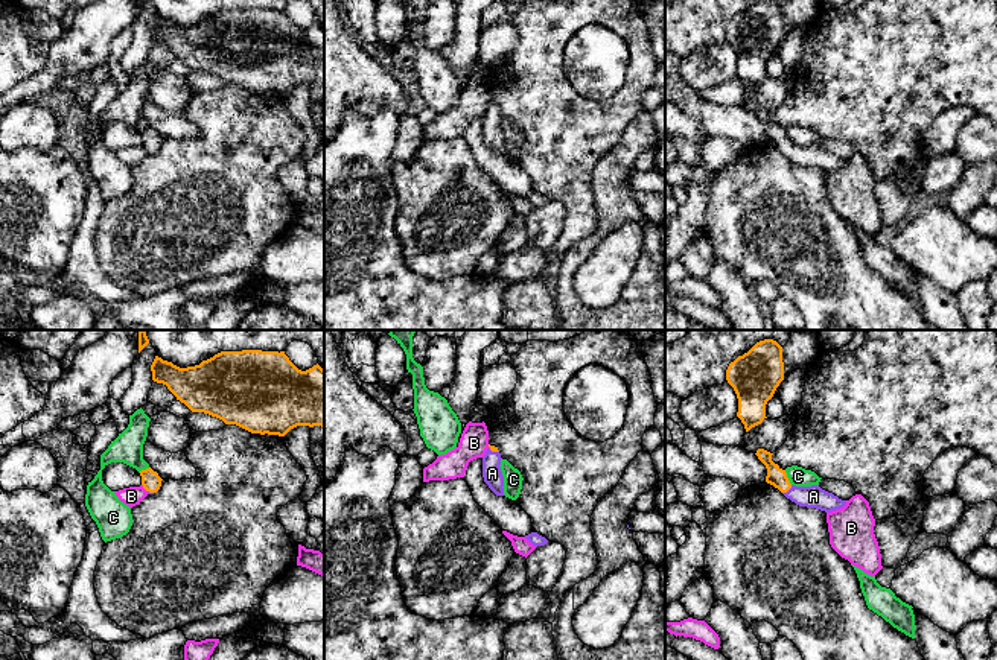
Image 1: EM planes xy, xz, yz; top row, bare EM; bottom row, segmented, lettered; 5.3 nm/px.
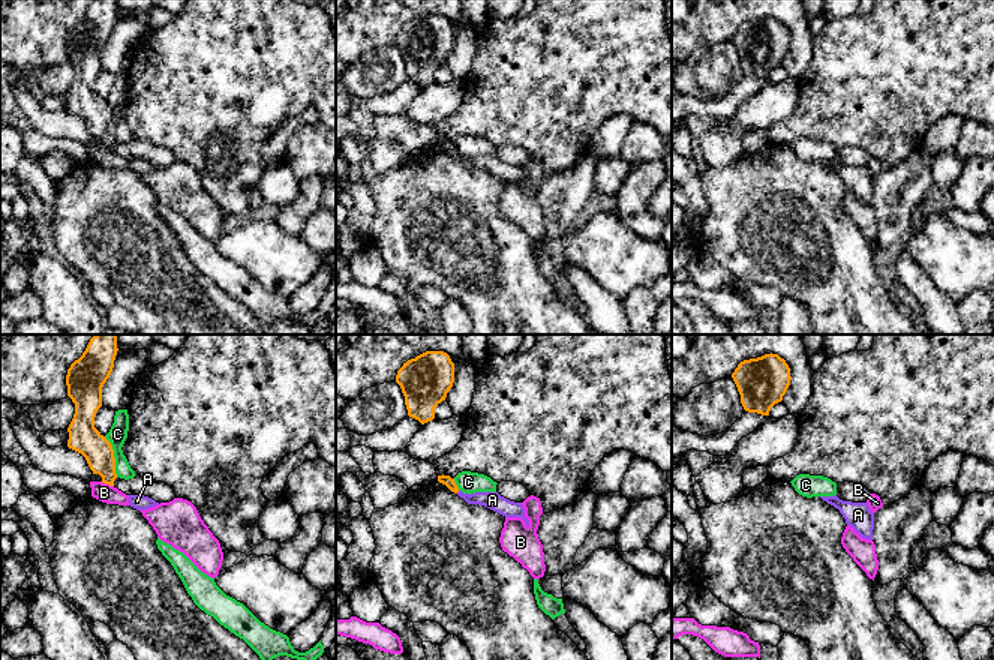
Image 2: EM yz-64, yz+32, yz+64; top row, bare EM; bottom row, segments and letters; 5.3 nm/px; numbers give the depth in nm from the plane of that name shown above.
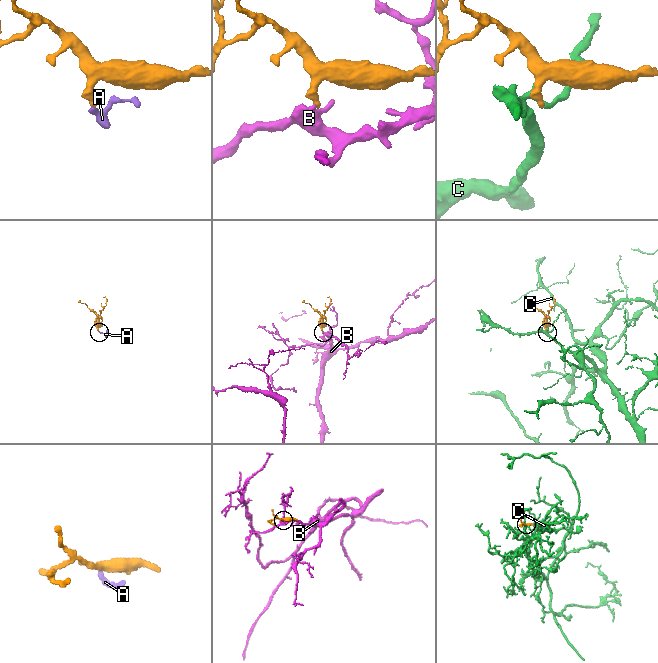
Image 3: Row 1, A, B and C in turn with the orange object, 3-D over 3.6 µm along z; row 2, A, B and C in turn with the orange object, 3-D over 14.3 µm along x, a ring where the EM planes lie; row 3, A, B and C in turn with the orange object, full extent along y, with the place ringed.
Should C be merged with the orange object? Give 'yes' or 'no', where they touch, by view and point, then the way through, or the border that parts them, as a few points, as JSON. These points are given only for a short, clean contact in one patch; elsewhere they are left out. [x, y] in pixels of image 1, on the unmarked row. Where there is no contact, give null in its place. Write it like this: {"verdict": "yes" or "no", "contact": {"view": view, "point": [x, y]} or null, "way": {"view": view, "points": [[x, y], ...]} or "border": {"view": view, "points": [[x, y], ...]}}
{"verdict": "no", "contact": {"view": "yz", "point": [787, 137]}, "border": {"view": "yz", "points": [[784, 130], [792, 143]]}}

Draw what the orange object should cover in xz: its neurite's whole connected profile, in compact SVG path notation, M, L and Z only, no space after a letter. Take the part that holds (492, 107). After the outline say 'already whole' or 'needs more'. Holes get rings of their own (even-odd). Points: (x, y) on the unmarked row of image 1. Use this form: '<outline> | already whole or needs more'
M490 105L483 116L483 137L484 141L489 144L489 148L496 154L496 155L505 155L504 154L504 135L501 131L501 113L498 106Z | needs more

